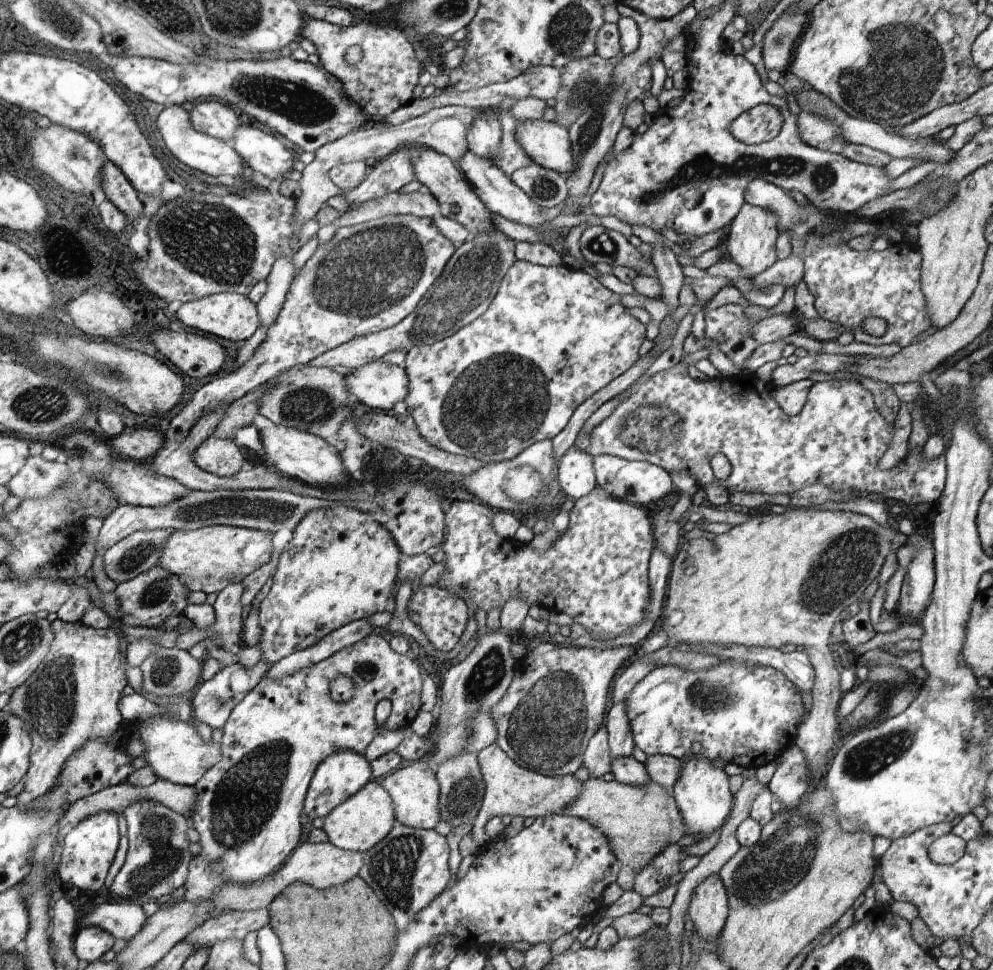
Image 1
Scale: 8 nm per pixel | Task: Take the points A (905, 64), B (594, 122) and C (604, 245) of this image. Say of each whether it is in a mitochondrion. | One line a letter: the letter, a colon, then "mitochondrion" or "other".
A: mitochondrion
B: mitochondrion
C: mitochondrion

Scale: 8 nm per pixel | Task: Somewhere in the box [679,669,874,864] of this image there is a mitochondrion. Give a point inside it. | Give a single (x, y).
(705, 695)

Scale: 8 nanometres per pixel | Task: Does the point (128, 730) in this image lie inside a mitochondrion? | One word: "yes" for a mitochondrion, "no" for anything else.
no

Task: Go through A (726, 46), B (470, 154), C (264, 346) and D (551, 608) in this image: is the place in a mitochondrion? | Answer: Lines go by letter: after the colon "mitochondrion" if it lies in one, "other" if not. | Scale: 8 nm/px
A: other
B: other
C: other
D: other

